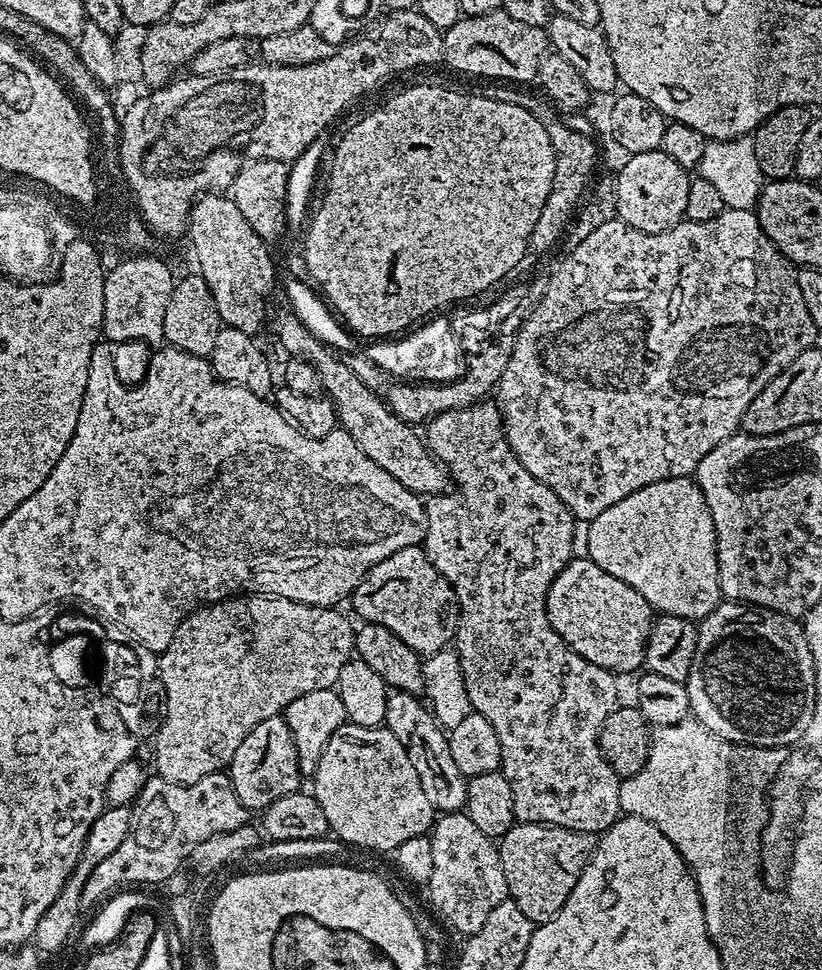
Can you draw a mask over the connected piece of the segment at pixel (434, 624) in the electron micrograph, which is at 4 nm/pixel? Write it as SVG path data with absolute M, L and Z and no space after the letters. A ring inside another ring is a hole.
M423 547L400 548L382 557L362 576L355 581L350 592L352 608L361 616L361 621L386 626L398 634L406 646L421 654L431 654L441 647L444 607L447 604L449 607L450 589L448 581L425 556Z

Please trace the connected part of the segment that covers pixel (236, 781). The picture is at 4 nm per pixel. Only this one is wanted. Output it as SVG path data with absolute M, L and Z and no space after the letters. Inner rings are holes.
M283 715L258 722L258 726L254 726L254 730L242 738L242 756L234 756L226 771L232 780L234 794L238 794L238 802L242 802L242 806L249 810L269 808L278 802L278 798L301 791L302 777L296 761L294 738Z

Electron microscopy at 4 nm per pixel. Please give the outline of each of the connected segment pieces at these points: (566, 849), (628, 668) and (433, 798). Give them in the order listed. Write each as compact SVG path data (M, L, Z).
M513 823L505 836L499 837L498 847L502 874L506 874L506 886L510 899L517 903L519 910L533 922L543 922L562 908L566 898L570 898L570 890L578 882L580 872L586 863L585 837L572 828L559 828L553 824Z
M590 558L583 559L570 561L553 578L548 596L543 597L550 626L554 626L562 639L577 645L589 644L608 656L609 669L620 667L624 672L635 673L646 660L646 641L650 635L649 597L636 592Z
M389 691L386 698L386 718L383 727L389 728L407 748L408 757L422 782L422 790L437 813L459 812L466 802L466 777L458 770L454 754L450 754L448 732L442 727L431 707L419 695Z

